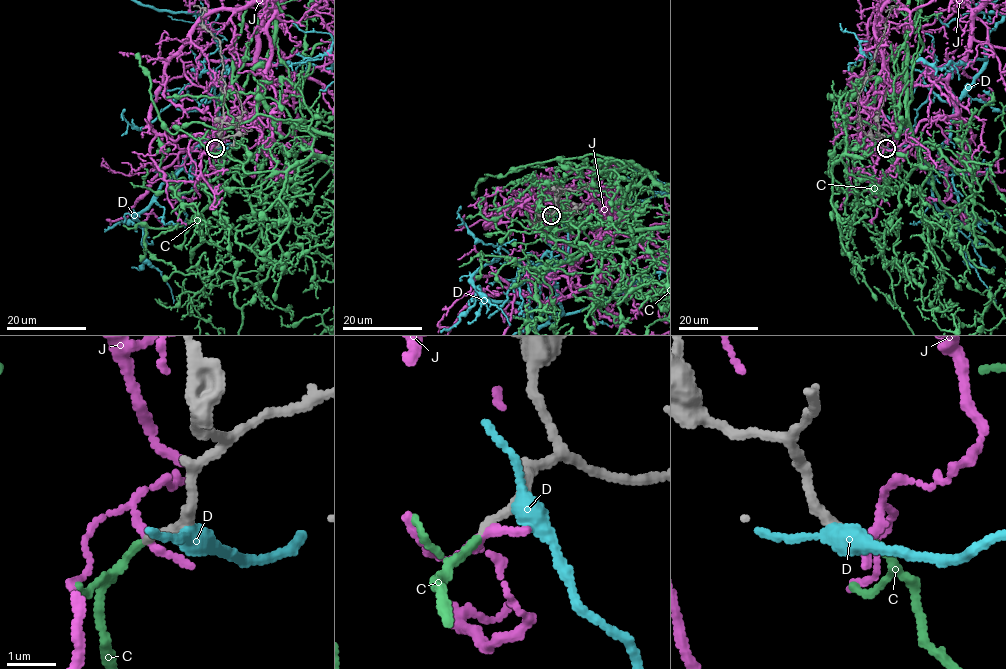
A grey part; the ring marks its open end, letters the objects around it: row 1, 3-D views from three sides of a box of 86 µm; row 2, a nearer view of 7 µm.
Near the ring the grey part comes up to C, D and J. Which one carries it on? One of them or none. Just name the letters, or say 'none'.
C

